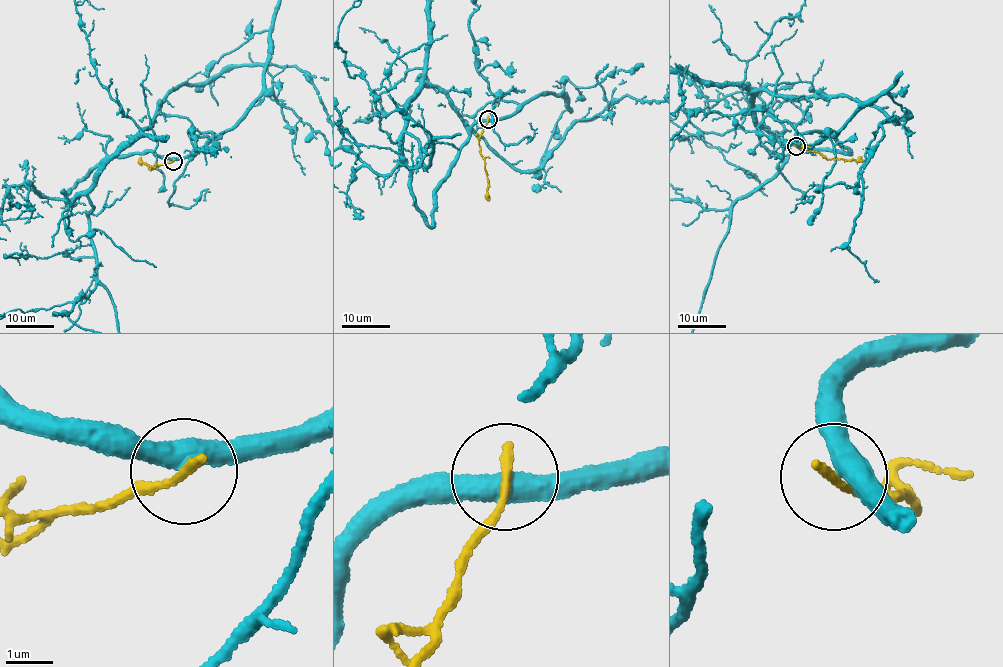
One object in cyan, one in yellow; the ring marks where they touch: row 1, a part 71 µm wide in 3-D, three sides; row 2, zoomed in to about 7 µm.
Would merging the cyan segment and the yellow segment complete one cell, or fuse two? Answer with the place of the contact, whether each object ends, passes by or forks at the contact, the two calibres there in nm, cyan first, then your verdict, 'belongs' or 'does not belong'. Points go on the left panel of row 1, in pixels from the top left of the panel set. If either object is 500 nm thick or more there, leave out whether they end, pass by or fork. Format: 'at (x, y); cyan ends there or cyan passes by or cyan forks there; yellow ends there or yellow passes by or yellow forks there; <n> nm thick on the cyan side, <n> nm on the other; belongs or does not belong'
at (173, 161); cyan passes by; yellow ends there; 440 nm thick on the cyan side, 200 nm on the other; does not belong

